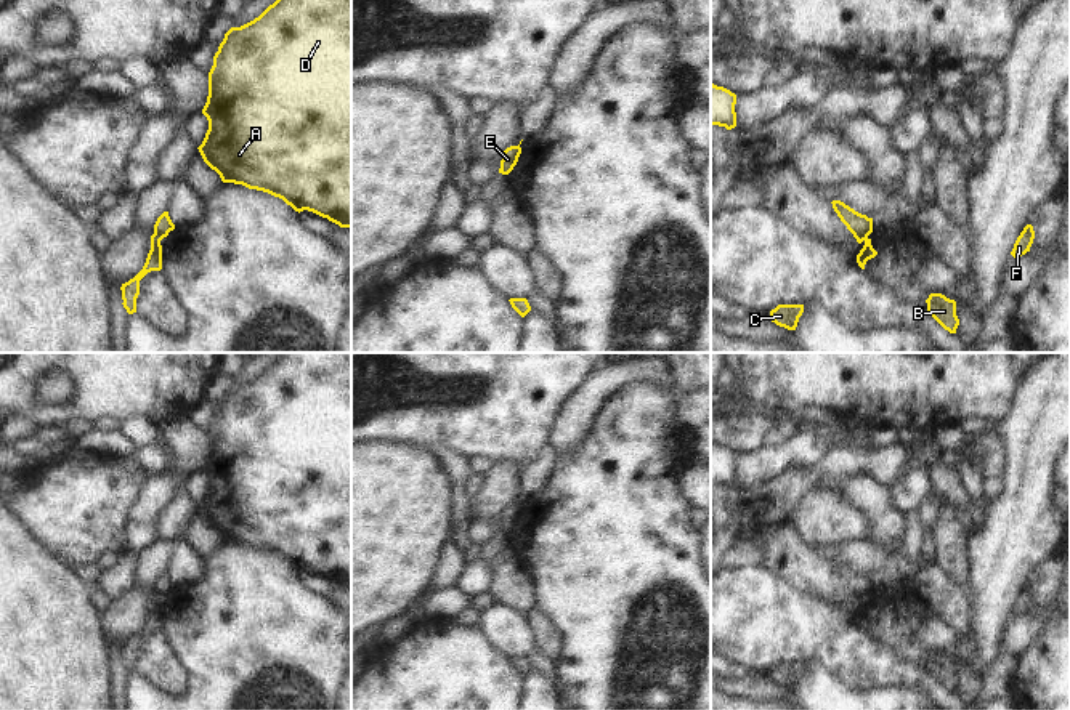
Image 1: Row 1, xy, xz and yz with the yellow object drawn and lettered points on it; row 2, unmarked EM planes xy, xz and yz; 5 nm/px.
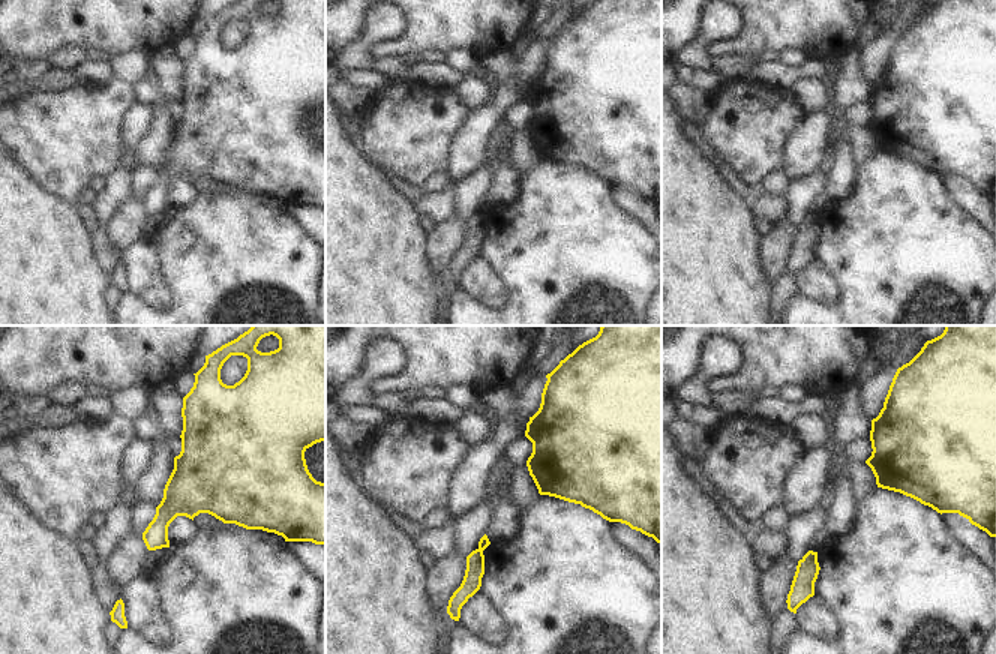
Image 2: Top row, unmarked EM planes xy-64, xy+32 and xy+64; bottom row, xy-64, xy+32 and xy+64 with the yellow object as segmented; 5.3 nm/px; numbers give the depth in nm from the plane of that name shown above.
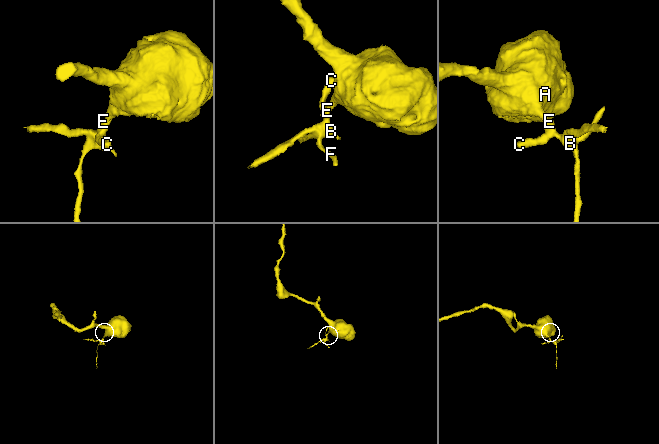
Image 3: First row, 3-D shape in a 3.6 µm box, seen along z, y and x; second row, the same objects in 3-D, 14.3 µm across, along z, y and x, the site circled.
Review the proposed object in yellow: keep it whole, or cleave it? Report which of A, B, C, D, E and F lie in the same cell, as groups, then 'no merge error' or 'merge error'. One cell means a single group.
groups A D / B C E F; merge error

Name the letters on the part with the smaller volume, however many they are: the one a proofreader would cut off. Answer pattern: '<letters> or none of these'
B, C, E, F.

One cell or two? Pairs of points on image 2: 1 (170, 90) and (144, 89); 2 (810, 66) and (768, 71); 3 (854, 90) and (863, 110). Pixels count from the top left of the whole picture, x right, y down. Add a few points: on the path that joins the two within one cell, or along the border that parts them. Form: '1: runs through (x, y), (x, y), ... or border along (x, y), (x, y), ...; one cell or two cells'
1: border along (159, 84), (161, 92), (167, 98), (179, 101); two cells
2: runs through (800, 72), (779, 74); one cell
3: border along (869, 102), (855, 102), (843, 110); two cells

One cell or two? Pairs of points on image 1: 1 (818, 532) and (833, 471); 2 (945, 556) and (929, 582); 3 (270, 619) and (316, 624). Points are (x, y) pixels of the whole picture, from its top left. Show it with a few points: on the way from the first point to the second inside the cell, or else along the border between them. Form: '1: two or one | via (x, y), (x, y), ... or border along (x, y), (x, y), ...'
1: two | border along (838, 489), (812, 489), (796, 512)
2: two | border along (934, 561), (966, 590)
3: one | via (281, 624), (305, 624)

